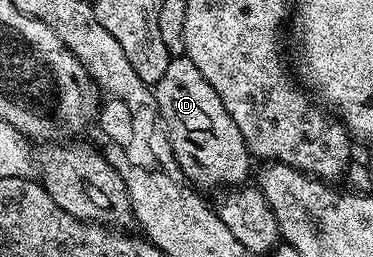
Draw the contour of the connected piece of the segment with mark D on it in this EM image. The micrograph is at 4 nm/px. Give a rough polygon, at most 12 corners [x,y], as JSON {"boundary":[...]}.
{"boundary":[[185,54],[153,91],[192,185],[242,185],[253,157]]}

